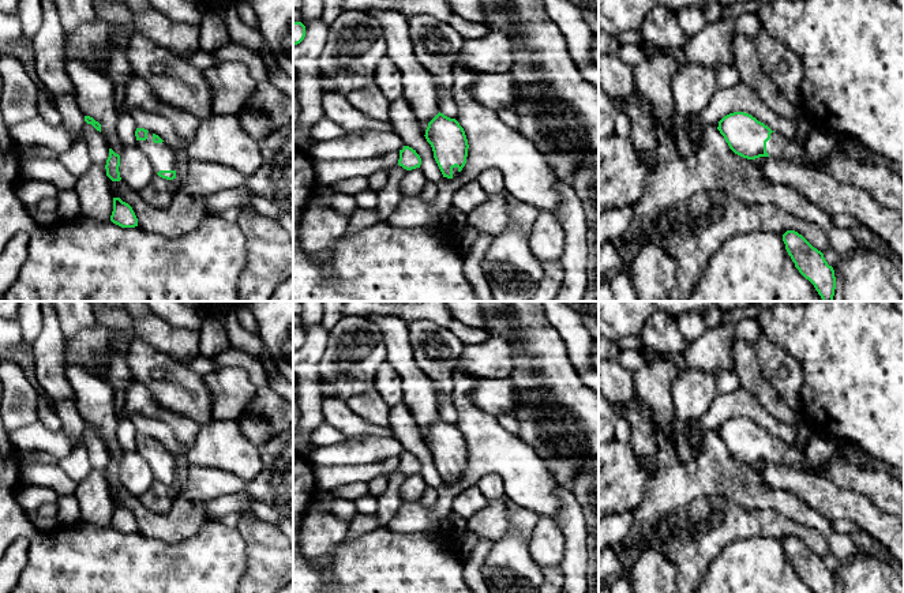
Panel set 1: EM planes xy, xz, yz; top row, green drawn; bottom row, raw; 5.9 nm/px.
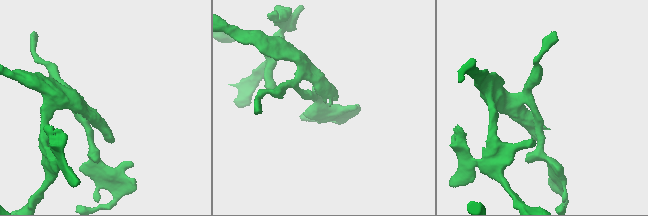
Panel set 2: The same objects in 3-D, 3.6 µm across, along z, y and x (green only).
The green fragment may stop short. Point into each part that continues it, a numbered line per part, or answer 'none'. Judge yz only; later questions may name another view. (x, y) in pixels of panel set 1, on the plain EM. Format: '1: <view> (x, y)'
1: yz (779, 453)

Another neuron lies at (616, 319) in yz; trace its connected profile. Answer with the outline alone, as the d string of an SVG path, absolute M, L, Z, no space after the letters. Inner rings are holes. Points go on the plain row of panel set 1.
M599 301L599 334L611 341L639 337L649 316L664 312L678 318L684 312L704 316L709 307L723 312L744 308L757 301Z

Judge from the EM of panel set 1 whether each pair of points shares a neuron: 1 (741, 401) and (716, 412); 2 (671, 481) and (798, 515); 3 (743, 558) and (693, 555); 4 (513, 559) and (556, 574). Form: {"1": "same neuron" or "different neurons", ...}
{"1": "same neuron", "2": "same neuron", "3": "different neurons", "4": "different neurons"}

